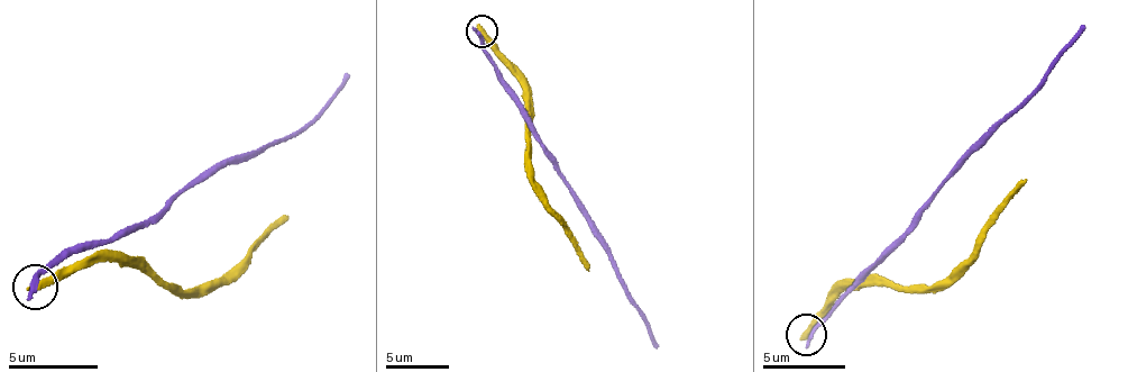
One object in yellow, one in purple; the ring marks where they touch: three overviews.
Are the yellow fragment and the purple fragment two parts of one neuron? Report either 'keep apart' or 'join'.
keep apart

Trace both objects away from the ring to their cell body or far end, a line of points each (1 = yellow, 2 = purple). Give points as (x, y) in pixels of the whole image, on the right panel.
1: (807, 334), (836, 296), (850, 286), (895, 284), (905, 289), (961, 278), (984, 234), (1023, 188), (1025, 178)
2: (807, 334), (834, 311), (907, 235), (965, 157), (1032, 98), (1083, 25)

